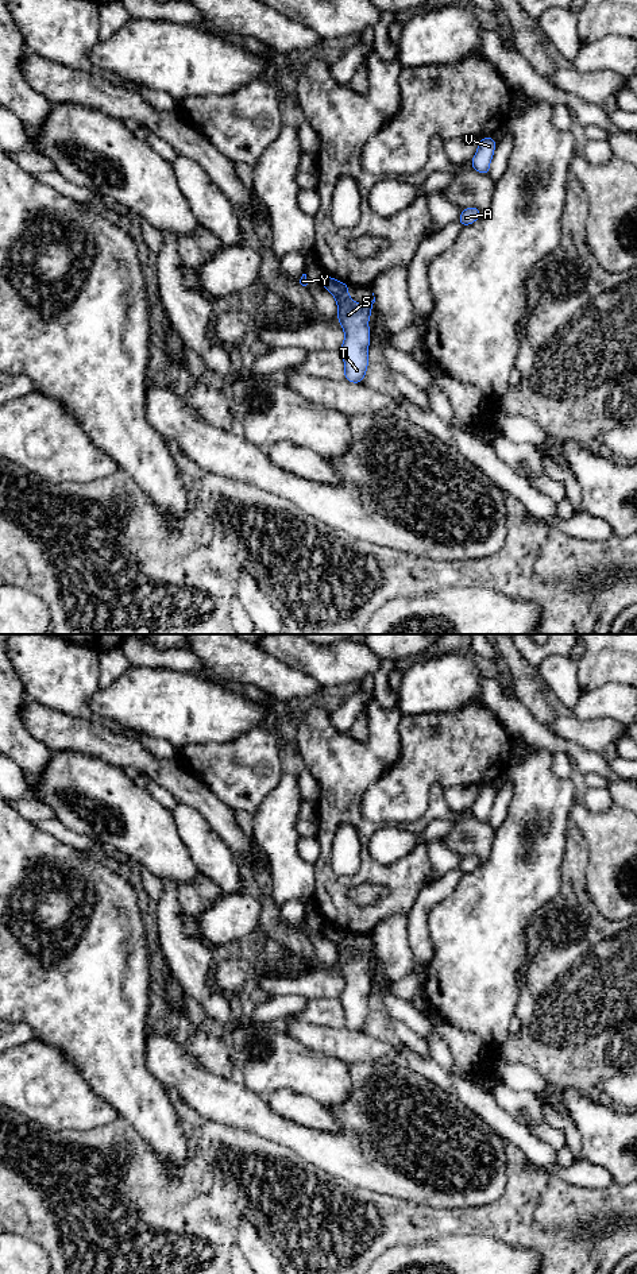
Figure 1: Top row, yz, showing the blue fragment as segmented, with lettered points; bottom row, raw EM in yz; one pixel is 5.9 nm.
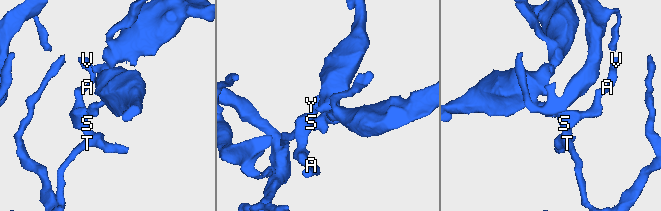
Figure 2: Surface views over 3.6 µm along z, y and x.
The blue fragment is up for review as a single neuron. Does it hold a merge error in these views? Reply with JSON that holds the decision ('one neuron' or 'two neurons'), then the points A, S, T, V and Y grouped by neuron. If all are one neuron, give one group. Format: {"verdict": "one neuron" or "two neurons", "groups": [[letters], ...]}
{"verdict": "two neurons", "groups": [["A", "S", "T", "V"], ["Y"]]}

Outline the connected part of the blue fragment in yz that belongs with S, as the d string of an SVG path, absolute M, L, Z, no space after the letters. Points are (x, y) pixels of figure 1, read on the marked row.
M328 275L324 278L324 287L336 298L336 305L339 310L337 321L344 329L344 341L339 348L344 360L344 378L352 383L362 383L368 367L368 345L371 336L368 320L372 312L375 297L370 304L356 304L348 296L348 285Z

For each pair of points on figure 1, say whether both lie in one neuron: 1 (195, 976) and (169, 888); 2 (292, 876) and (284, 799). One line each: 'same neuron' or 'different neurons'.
1: same neuron
2: same neuron

